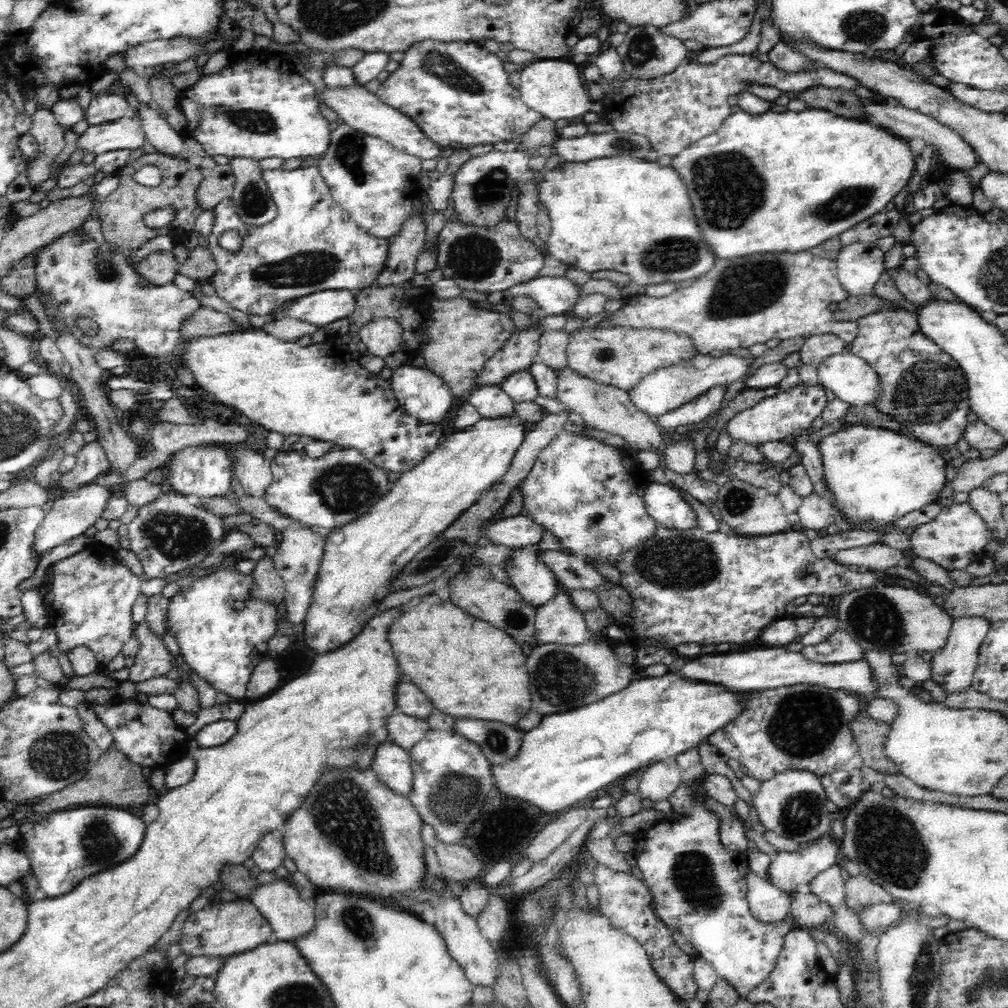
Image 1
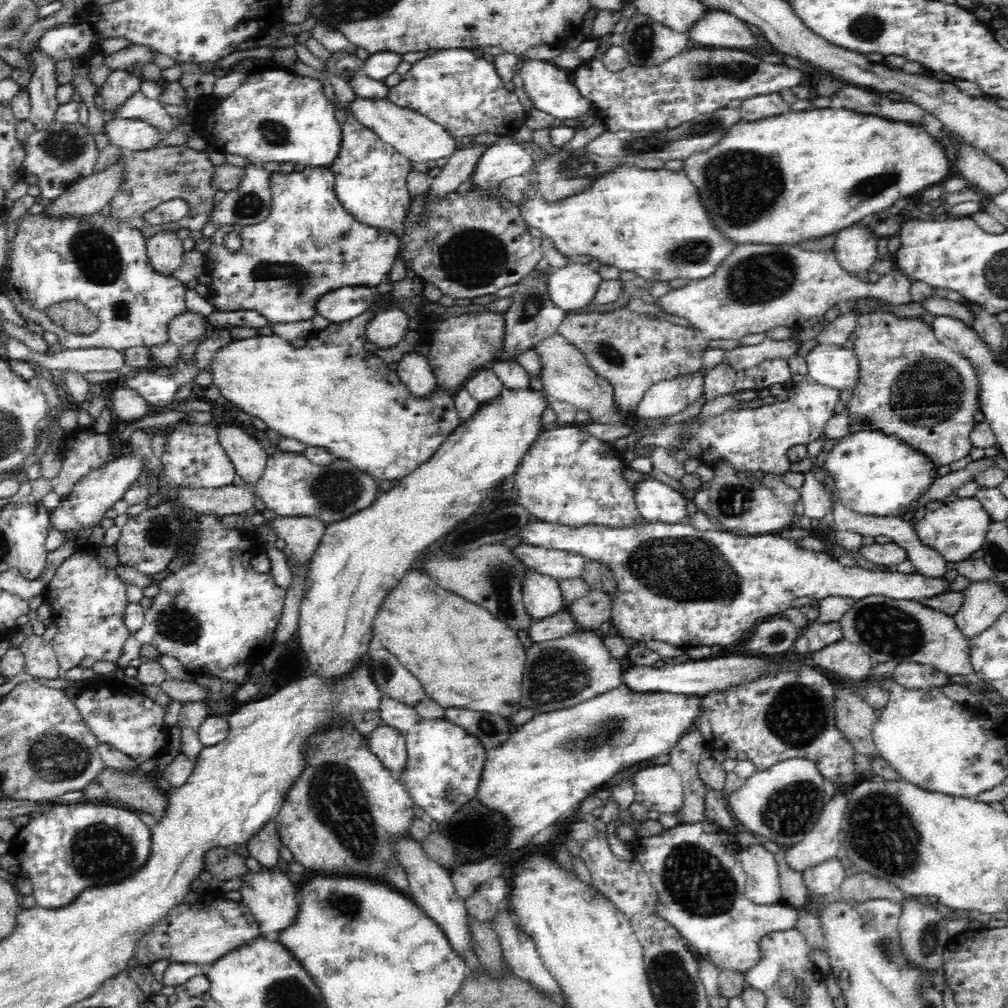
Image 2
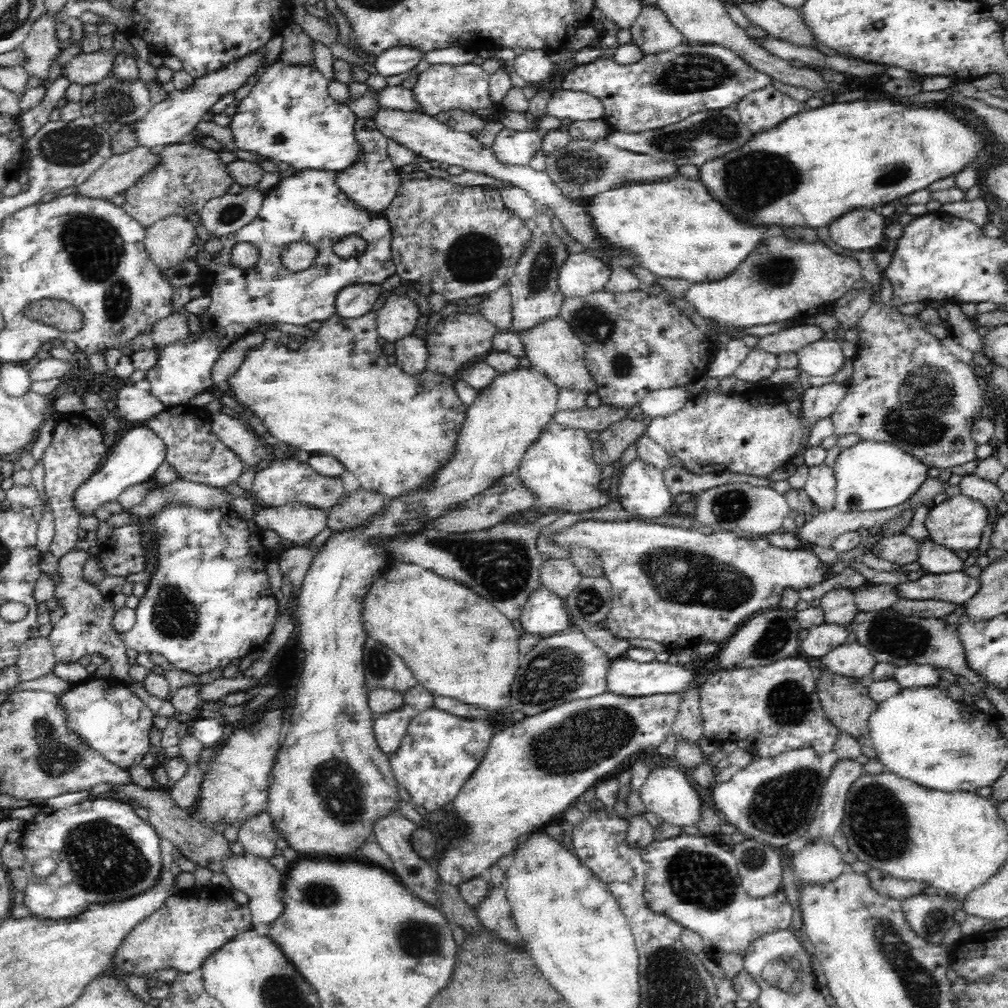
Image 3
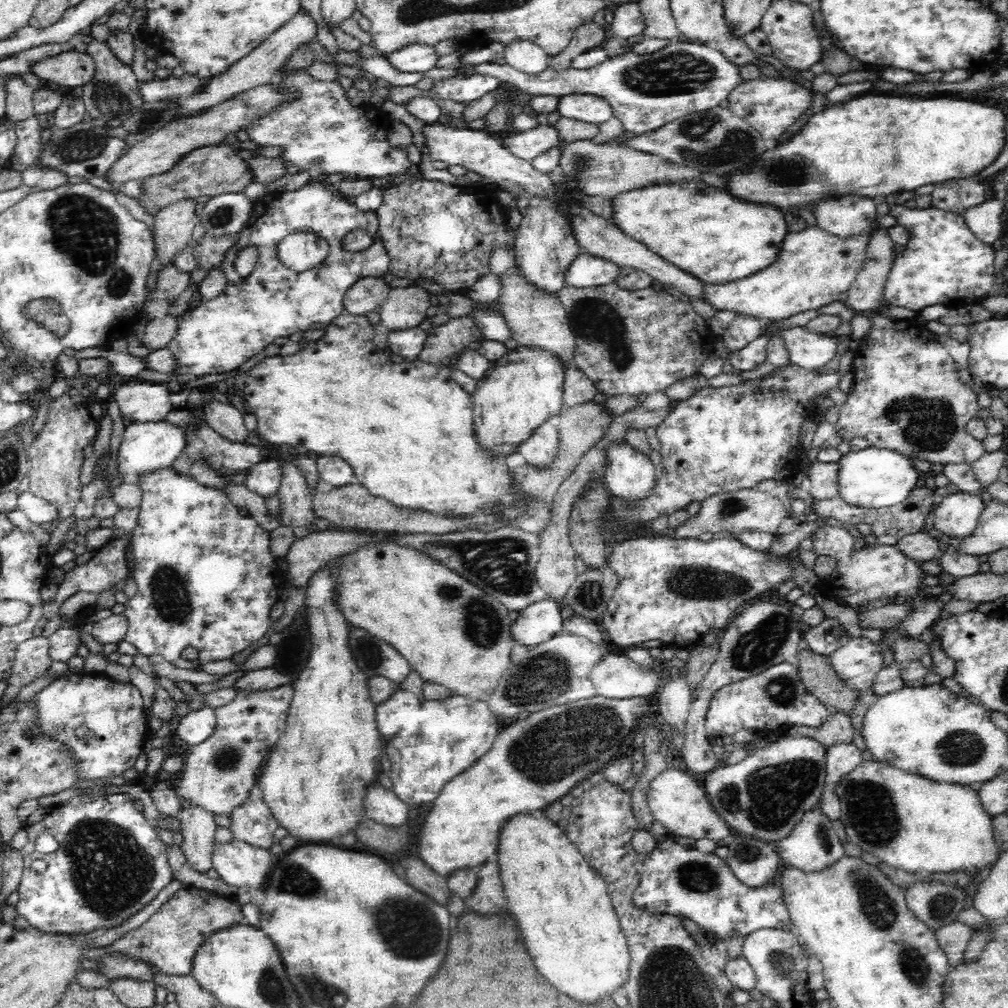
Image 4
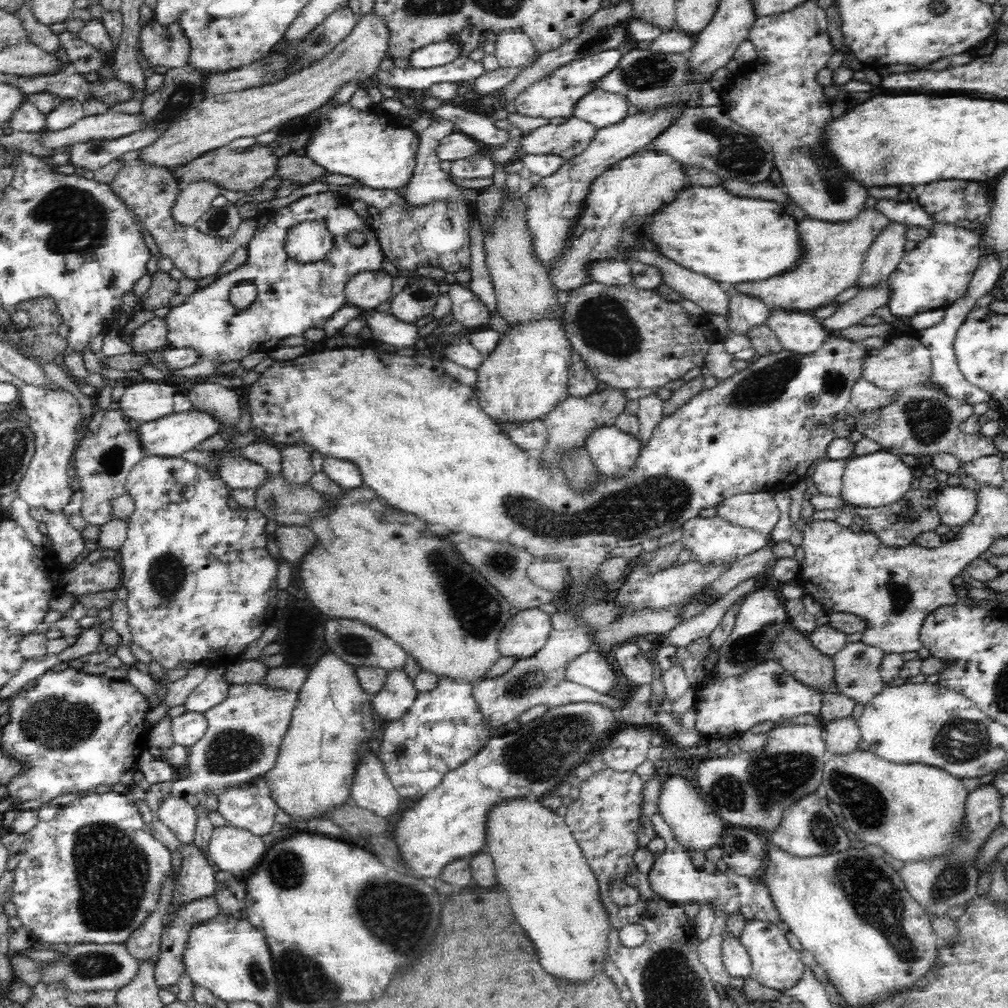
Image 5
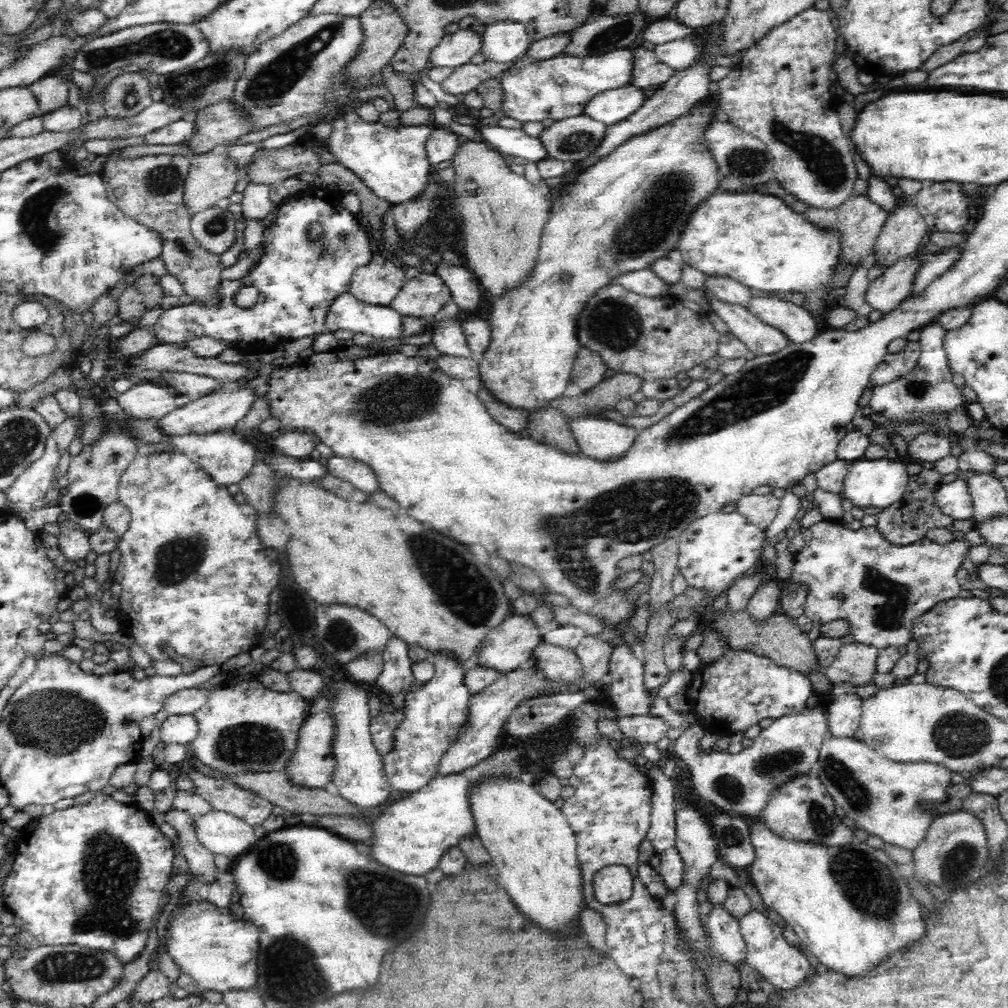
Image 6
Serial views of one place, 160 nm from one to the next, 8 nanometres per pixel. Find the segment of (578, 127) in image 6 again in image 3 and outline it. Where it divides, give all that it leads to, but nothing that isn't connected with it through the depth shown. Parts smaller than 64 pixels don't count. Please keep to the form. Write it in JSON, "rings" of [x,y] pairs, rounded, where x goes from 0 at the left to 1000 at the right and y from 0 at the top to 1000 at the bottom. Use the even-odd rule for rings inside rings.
{"rings":[[[499,127],[490,138],[490,156],[498,164],[521,164],[537,149],[539,136],[534,134],[533,128],[512,130]]]}

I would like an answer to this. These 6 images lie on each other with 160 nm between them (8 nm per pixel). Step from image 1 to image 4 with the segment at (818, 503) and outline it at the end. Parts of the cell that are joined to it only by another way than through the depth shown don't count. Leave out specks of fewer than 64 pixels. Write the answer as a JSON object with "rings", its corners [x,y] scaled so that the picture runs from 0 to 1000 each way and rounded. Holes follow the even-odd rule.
{"rings":[[[808,457],[802,470],[801,485],[810,496],[832,492],[831,459]]]}

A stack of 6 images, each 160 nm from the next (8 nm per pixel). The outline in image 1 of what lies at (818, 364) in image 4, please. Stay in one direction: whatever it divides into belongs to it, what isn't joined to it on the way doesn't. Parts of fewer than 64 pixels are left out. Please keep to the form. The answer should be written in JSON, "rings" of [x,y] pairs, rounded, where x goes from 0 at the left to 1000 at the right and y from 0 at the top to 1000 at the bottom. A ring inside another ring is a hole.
{"rings":[[[845,349],[828,350],[812,364],[813,380],[842,403],[868,403],[872,372],[856,355]]]}

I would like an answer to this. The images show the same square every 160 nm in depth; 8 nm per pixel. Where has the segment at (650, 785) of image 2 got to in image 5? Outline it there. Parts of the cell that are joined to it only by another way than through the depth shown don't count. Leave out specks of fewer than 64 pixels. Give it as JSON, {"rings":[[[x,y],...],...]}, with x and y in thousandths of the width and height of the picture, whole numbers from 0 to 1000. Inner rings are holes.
{"rings":[[[664,768],[658,773],[653,789],[652,806],[666,821],[670,833],[683,845],[700,845],[714,838],[720,824],[718,814],[704,804],[693,783],[673,769]]]}

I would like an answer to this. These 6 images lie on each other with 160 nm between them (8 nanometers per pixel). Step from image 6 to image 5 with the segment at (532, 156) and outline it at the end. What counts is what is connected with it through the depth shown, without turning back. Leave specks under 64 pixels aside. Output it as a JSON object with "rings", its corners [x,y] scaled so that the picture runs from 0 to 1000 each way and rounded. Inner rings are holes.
{"rings":[[[445,101],[438,102],[435,107],[423,111],[423,114],[432,118],[450,120],[452,129],[466,134],[480,145],[495,146],[504,141],[504,130],[492,127],[488,116],[462,110]]]}

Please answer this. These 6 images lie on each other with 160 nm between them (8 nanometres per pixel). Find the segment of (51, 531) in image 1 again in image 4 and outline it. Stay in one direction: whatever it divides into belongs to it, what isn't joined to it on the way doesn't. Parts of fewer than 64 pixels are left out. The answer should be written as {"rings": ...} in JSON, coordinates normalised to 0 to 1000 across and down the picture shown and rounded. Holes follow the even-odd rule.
{"rings":[[[130,419],[124,425],[123,436],[117,446],[114,472],[123,472],[123,478],[133,478],[137,472],[141,472],[141,468],[170,463],[183,447],[185,433],[185,426],[169,419]]]}

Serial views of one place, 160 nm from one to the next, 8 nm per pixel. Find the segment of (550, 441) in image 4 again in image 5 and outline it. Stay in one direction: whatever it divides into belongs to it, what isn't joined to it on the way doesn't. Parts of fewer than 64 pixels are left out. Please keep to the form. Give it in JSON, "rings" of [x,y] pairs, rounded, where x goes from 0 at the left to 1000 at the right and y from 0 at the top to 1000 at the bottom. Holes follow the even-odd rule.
{"rings":[[[540,414],[530,418],[523,418],[514,422],[504,421],[498,425],[514,444],[526,448],[537,448],[543,441],[545,428],[540,420]]]}

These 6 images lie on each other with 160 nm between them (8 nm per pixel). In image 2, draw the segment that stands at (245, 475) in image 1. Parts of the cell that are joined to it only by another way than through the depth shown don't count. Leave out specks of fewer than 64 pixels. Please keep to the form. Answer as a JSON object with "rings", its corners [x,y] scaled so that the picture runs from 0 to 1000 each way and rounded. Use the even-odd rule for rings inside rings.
{"rings":[[[218,423],[218,440],[222,443],[228,458],[245,482],[252,485],[264,464],[267,451],[258,442],[257,432],[246,432],[238,423]]]}

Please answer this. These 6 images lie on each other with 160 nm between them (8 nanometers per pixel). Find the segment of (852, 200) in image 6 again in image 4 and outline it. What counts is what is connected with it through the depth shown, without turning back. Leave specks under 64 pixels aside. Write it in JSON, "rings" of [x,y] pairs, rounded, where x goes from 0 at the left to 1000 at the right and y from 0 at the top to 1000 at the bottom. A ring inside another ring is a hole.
{"rings":[[[880,211],[871,212],[867,222],[863,222],[863,226],[851,234],[827,234],[812,223],[802,224],[794,230],[784,230],[780,232],[778,242],[775,242],[776,250],[772,250],[772,256],[766,264],[736,278],[709,283],[699,281],[697,298],[712,309],[722,308],[728,312],[747,313],[757,320],[782,315],[799,308],[812,308],[814,304],[831,298],[833,292],[845,284],[857,264],[859,247],[866,230],[889,223],[891,219]]]}

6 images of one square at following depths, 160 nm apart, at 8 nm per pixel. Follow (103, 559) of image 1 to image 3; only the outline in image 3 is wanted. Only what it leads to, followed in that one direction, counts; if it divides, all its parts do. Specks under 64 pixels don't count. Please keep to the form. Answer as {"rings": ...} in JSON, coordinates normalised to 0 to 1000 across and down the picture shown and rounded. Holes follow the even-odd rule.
{"rings":[[[83,541],[66,548],[59,555],[59,561],[51,570],[54,576],[55,585],[53,593],[58,595],[59,601],[63,603],[63,611],[52,622],[52,626],[47,633],[53,642],[54,651],[57,658],[69,659],[71,657],[78,657],[81,651],[99,649],[103,651],[104,655],[111,661],[110,669],[115,673],[122,675],[127,680],[126,682],[137,692],[140,692],[151,705],[157,708],[162,713],[168,714],[168,718],[161,725],[161,732],[159,739],[162,744],[179,737],[179,730],[176,723],[179,718],[176,704],[170,695],[163,695],[157,691],[147,688],[145,684],[139,679],[139,676],[133,675],[127,667],[129,667],[129,659],[127,658],[126,642],[122,637],[121,630],[115,627],[113,620],[111,620],[111,613],[115,609],[115,604],[111,600],[111,592],[101,590],[97,580],[87,577],[83,574],[83,560],[87,556],[87,545]]]}

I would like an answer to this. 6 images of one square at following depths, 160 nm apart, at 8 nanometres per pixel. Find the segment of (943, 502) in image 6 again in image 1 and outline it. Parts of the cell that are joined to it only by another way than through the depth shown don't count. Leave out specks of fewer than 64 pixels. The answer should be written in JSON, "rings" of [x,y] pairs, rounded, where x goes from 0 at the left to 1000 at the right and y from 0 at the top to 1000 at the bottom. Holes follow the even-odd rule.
{"rings":[[[958,498],[946,499],[942,503],[935,504],[927,516],[909,522],[903,531],[903,542],[904,547],[913,554],[924,556],[939,566],[943,566],[956,565],[960,560],[970,557],[982,536],[984,536],[982,523]]]}

